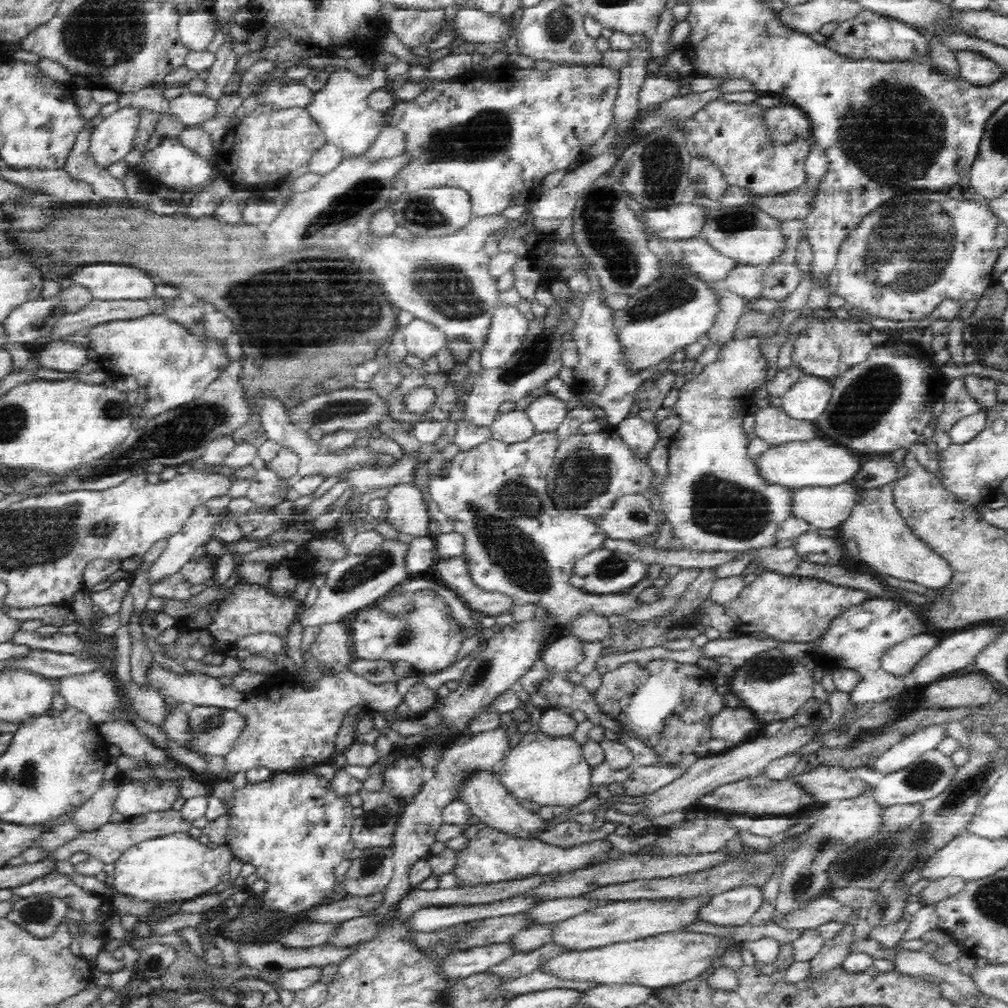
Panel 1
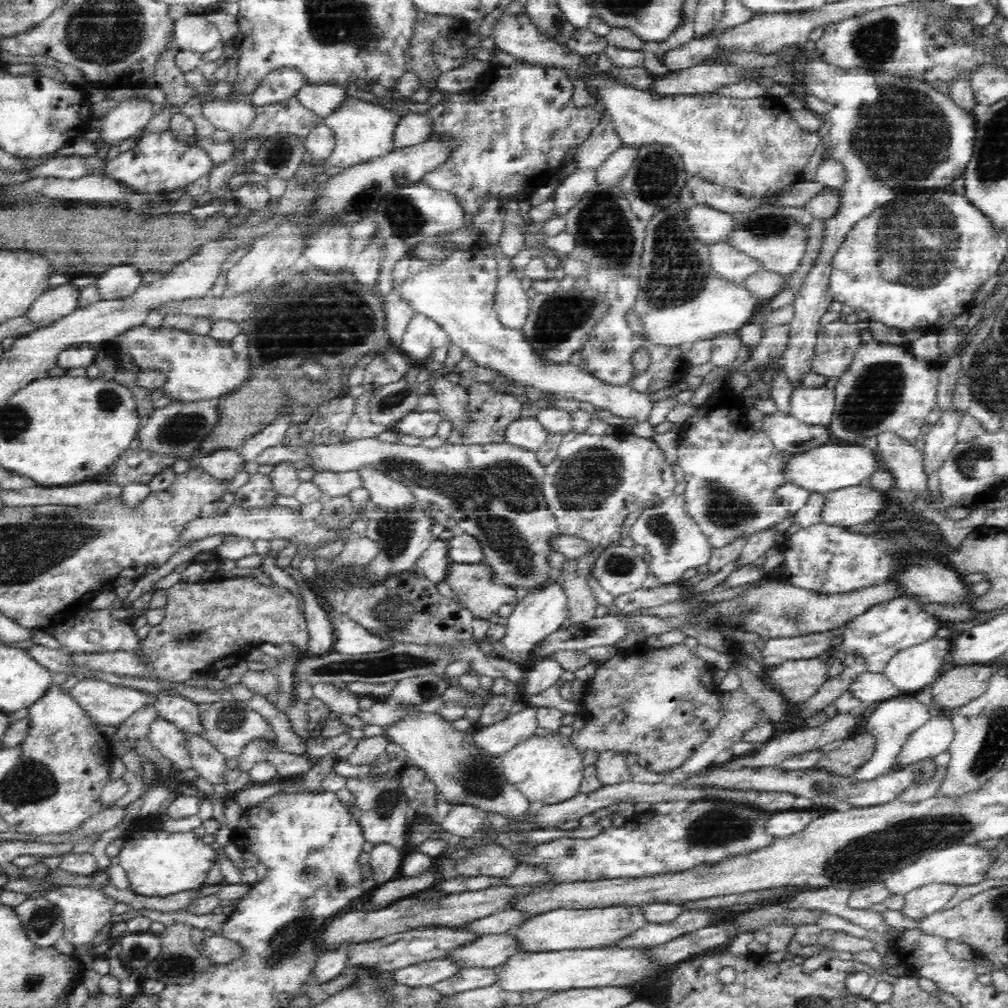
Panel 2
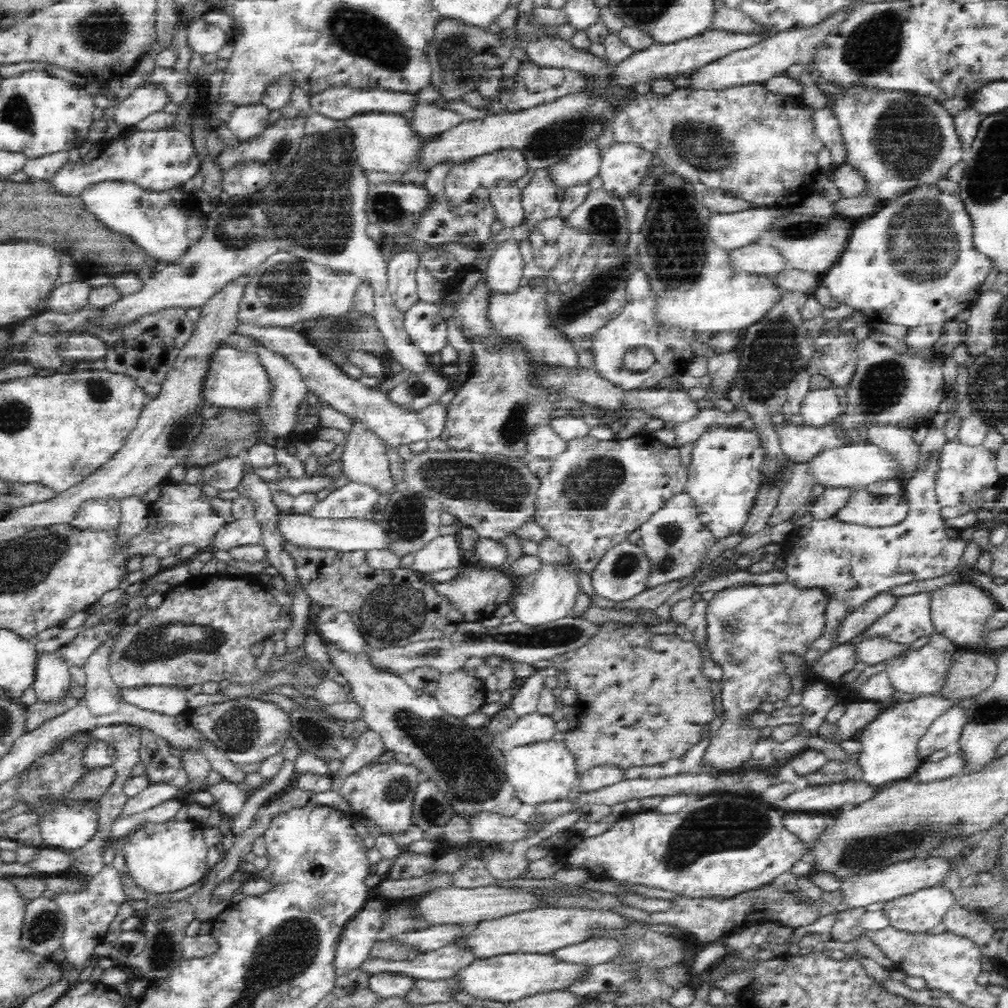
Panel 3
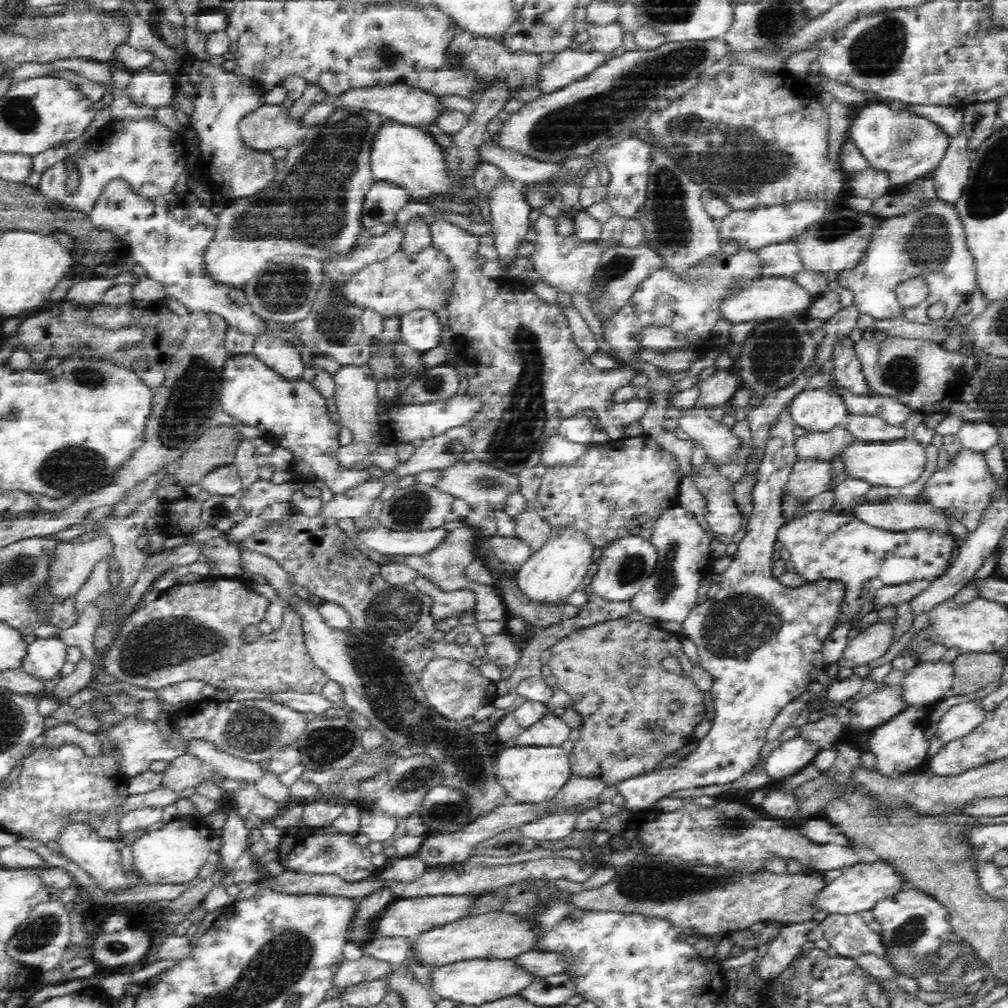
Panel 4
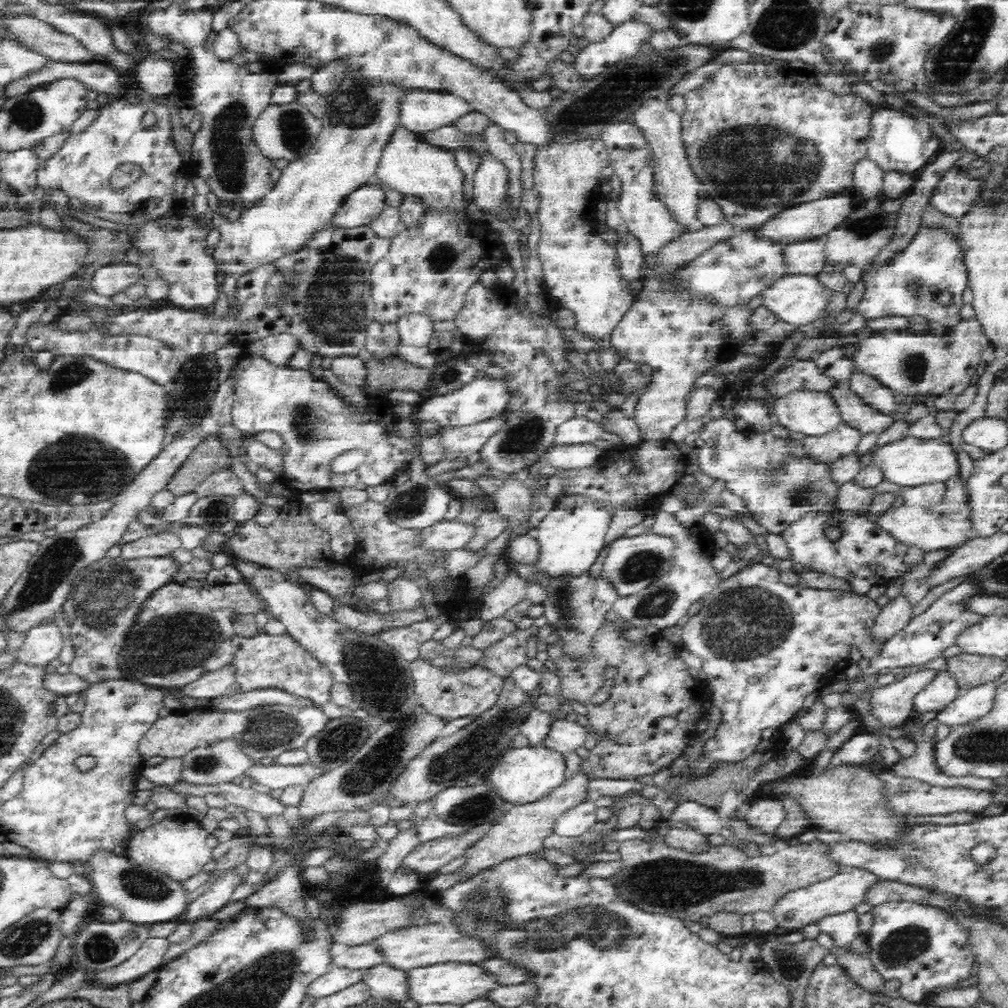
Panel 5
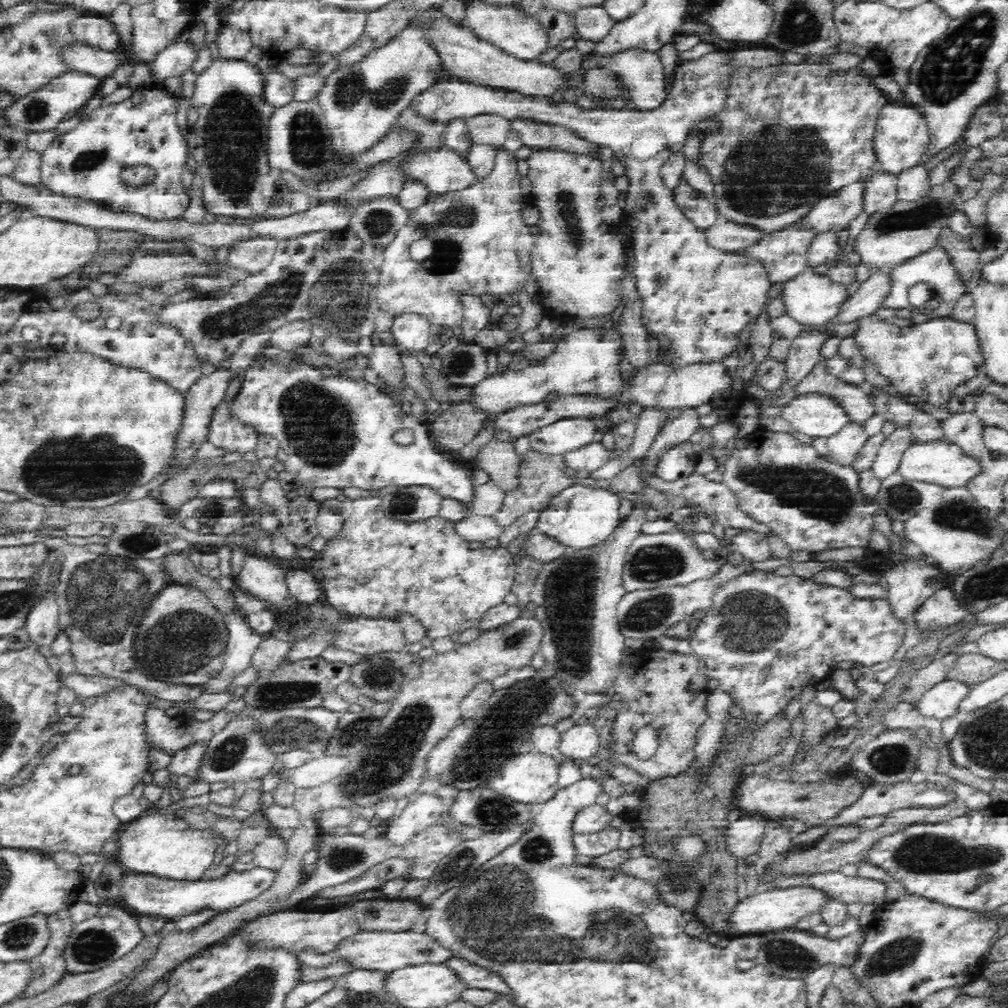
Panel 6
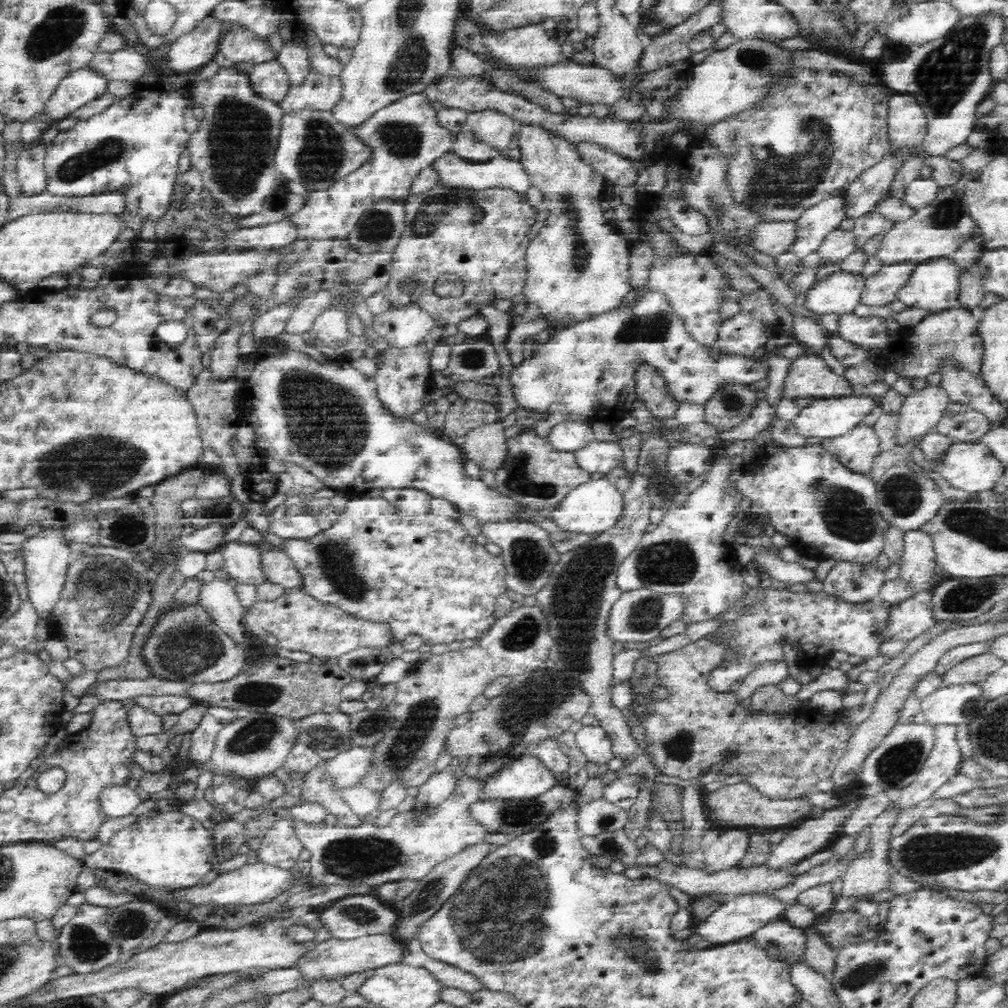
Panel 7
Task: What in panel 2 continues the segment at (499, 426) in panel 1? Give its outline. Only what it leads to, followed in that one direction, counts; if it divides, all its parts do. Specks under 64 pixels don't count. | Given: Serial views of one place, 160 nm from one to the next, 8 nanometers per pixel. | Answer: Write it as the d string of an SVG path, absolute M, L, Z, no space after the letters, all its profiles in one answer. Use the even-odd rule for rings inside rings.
M536 417L516 420L508 428L508 443L527 452L535 454L548 440L550 440L550 433L546 431L546 427Z

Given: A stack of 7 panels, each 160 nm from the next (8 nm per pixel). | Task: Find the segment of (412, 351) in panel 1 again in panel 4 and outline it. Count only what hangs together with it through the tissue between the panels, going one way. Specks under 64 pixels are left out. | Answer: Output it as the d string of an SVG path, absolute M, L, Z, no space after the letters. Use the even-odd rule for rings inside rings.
M424 309L407 312L399 318L398 332L403 343L416 350L428 350L438 344L440 323L436 313Z

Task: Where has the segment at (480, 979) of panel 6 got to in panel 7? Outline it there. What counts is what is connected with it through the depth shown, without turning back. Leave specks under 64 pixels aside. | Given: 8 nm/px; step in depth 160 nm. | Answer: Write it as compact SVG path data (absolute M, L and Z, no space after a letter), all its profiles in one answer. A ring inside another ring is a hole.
M428 958L422 968L430 973L438 986L459 988L468 992L480 989L480 983L474 979L474 975L451 967L450 964Z

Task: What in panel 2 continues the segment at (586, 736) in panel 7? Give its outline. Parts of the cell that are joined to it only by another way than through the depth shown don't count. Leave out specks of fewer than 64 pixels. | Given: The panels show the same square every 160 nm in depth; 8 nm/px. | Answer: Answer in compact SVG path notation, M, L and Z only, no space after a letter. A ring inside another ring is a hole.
M524 706L523 710L508 718L483 725L475 734L478 744L483 744L492 754L501 755L513 746L528 740L540 728L534 707Z

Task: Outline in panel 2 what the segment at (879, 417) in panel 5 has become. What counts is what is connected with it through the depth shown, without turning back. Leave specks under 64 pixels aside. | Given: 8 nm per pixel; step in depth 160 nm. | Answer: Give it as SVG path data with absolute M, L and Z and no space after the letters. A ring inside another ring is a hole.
M883 431L875 436L897 486L913 492L927 490L927 480L922 469L922 452L915 444L891 431Z

